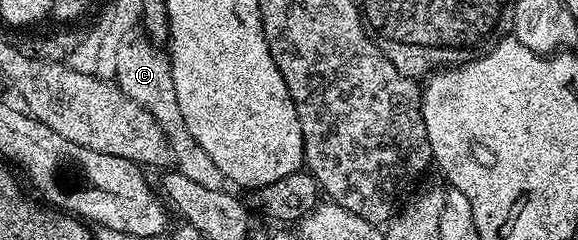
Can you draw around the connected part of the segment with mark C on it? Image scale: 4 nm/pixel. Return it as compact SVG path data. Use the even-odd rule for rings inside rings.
M146 38L135 39L124 40L117 50L114 83L119 85L119 89L126 96L133 98L133 102L145 106L145 110L149 110L149 114L157 118L175 155L174 167L181 174L185 174L185 178L193 178L193 182L206 186L208 190L223 188L225 177L221 170L217 170L217 162L213 162L213 158L209 158L209 154L205 154L205 150L197 146L193 134L189 134L189 126L185 126L185 118L181 118L181 106L177 106L177 90L173 90L173 74L168 53L158 52L155 49L158 47Z

